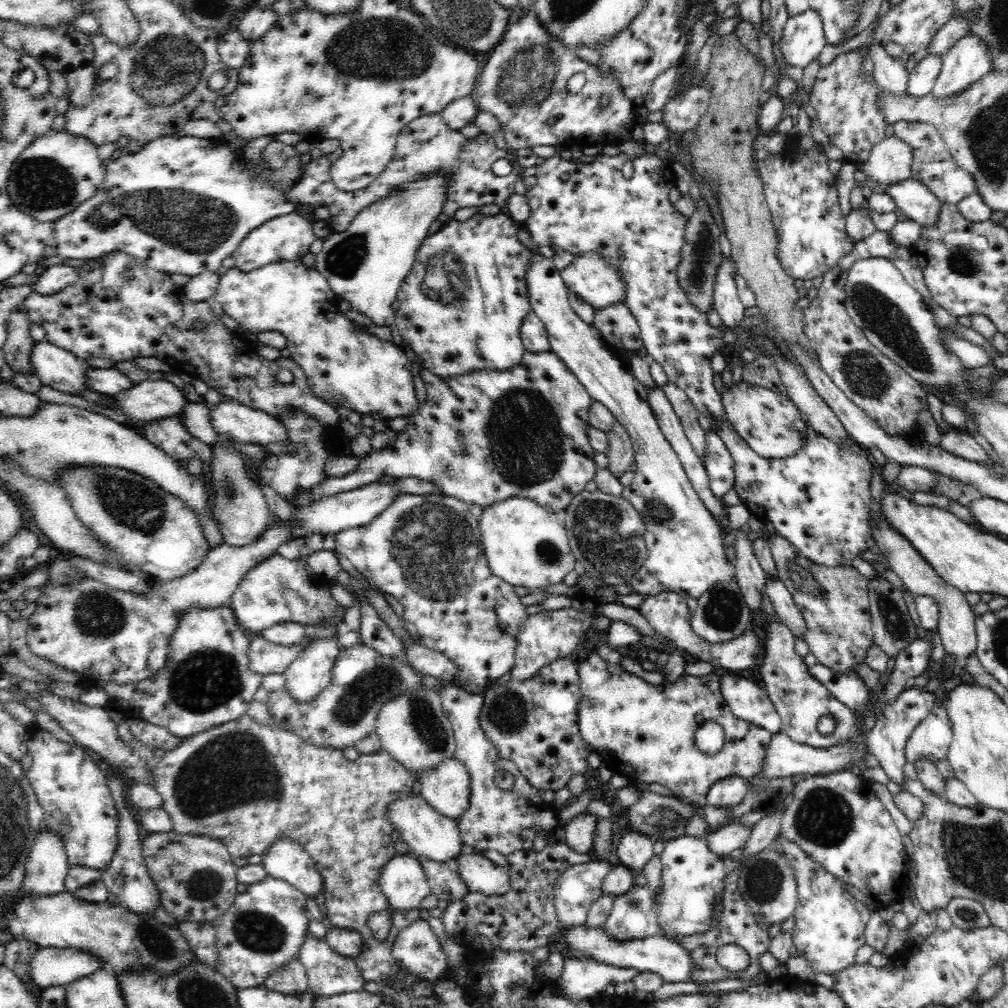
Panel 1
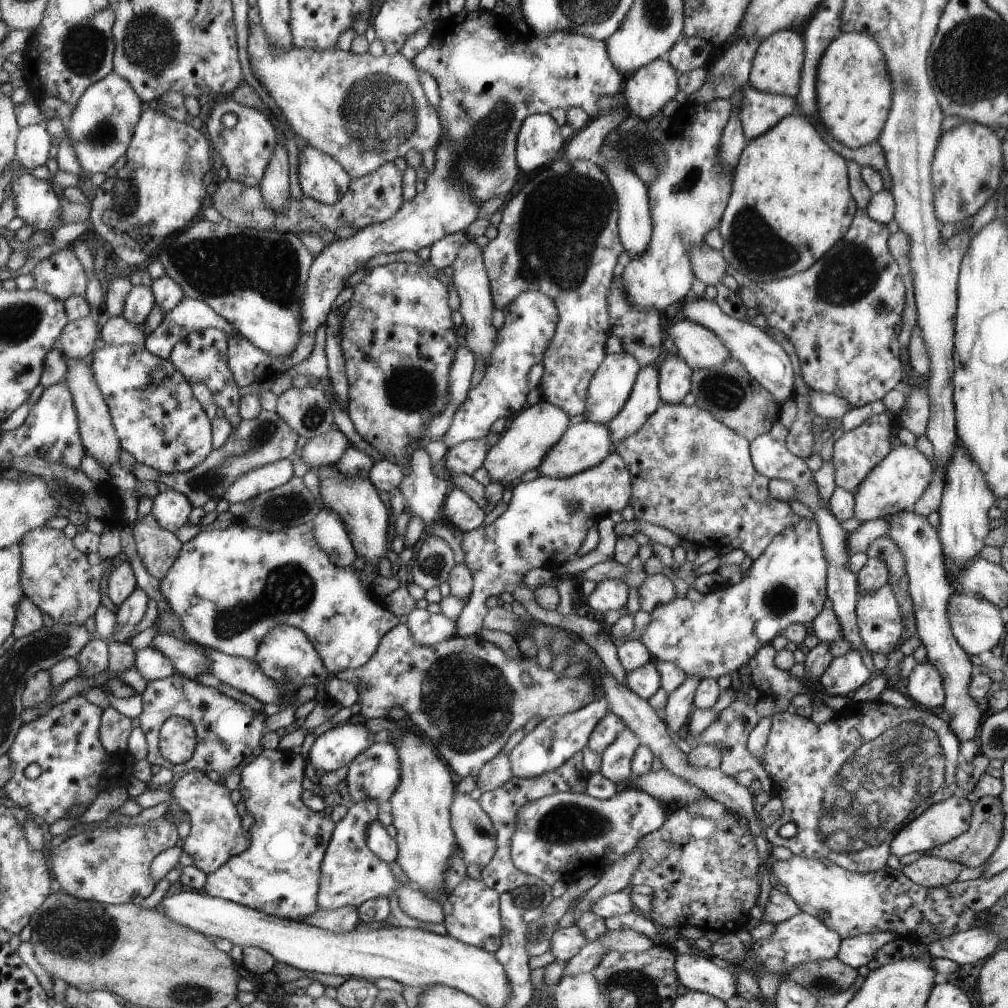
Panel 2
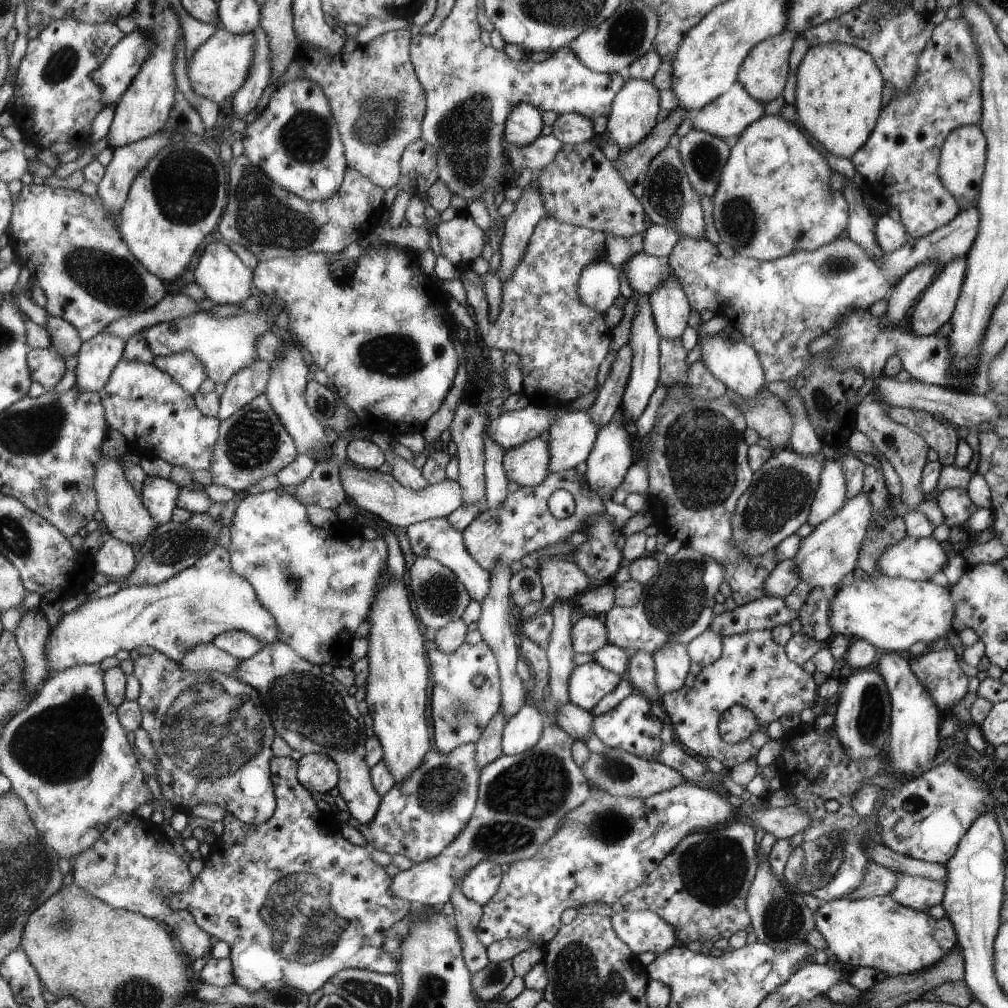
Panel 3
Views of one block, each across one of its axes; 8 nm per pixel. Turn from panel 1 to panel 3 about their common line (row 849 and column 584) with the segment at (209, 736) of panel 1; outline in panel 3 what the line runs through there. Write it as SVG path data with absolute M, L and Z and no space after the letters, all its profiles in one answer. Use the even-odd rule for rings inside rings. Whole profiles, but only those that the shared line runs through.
M546 214L536 225L523 261L516 266L516 272L502 284L500 314L494 322L490 320L490 306L486 301L482 276L473 273L461 275L460 280L467 294L466 302L474 310L472 317L478 326L482 342L489 349L516 352L520 358L520 370L523 374L522 392L530 405L540 408L568 406L578 396L592 392L596 386L598 366L610 350L608 346L612 340L612 332L610 326L604 322L602 313L588 306L580 298L579 280L584 268L606 255L606 237L607 234L604 232L558 222L556 217Z

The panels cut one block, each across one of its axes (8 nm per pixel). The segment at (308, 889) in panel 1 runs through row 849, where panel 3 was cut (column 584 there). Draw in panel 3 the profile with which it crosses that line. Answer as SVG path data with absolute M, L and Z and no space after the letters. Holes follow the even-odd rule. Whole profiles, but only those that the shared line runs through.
M604 258L591 262L583 269L582 276L579 280L579 295L588 306L594 310L605 313L620 296L620 267L615 267Z

